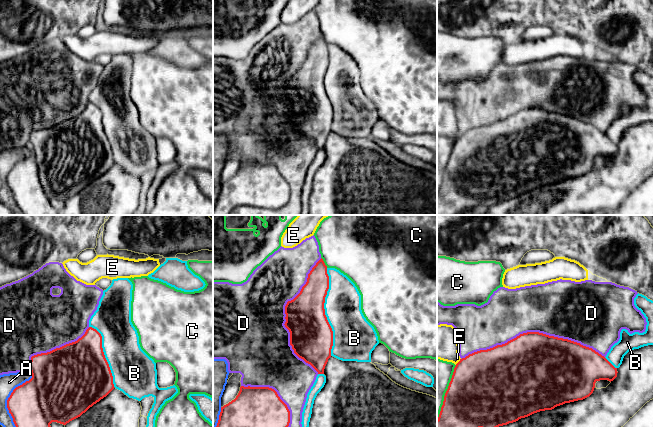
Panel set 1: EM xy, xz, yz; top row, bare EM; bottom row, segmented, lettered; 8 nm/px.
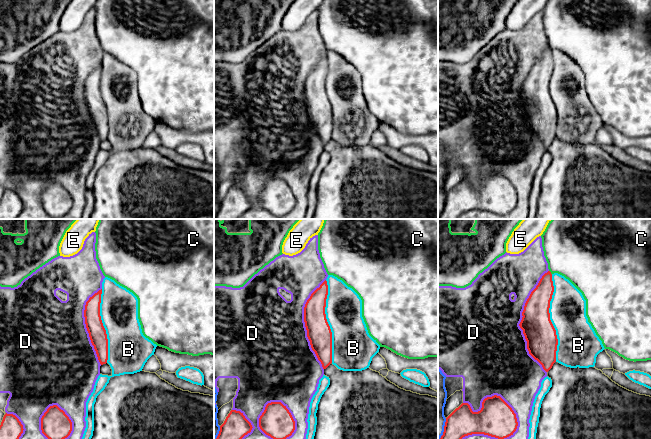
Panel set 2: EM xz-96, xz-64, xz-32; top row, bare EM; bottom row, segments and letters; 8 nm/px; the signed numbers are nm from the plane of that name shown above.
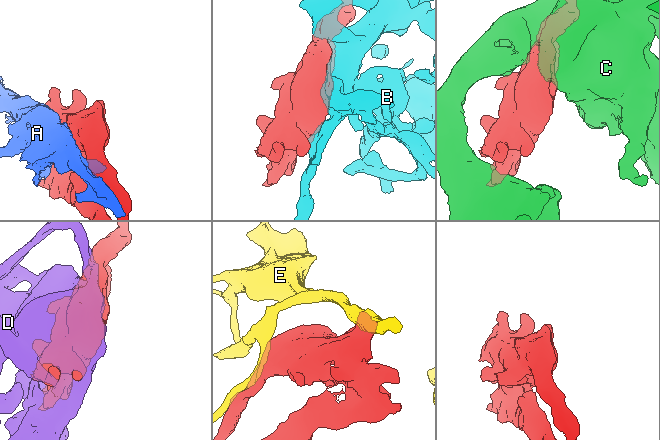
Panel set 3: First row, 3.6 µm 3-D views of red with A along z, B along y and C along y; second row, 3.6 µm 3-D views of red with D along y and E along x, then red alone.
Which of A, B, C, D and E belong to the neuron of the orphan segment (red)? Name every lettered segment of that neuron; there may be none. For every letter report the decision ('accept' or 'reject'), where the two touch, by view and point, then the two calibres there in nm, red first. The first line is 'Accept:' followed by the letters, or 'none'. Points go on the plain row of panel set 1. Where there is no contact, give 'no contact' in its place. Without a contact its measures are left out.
Accept: D
A: reject; contact xy (8, 174); calibres 400 and 140 nm
B: reject; contact xz (324, 88); calibres 360 and 300 nm
C: reject; contact yz (445, 169); calibres 480 and 240 nm
D: accept; contact yz (532, 108); calibres 500 and 420 nm
E: reject; contact yz (459, 137); calibres 500 and 280 nm

